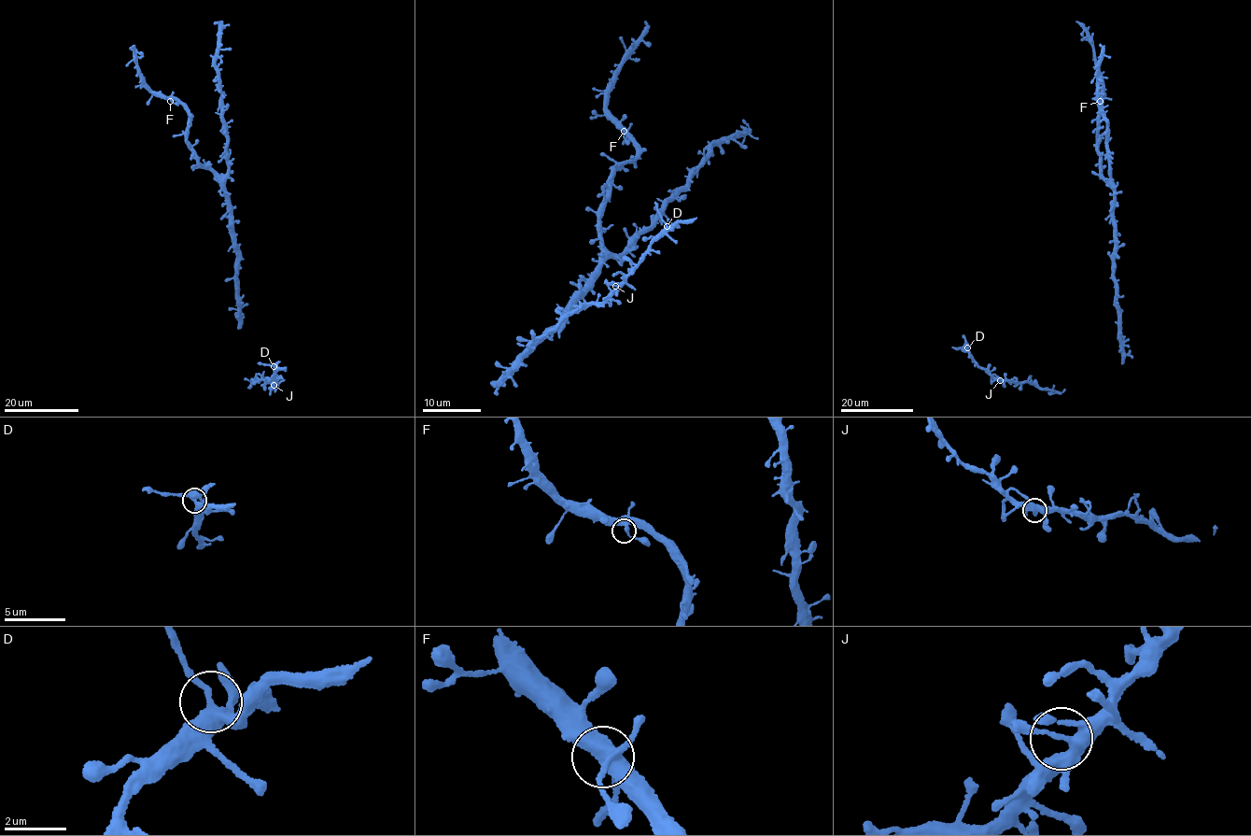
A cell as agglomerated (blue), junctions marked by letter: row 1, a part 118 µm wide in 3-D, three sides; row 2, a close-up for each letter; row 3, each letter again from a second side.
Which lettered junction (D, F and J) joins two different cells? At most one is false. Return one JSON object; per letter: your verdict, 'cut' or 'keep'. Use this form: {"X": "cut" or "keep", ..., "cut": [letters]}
{"D": "cut", "F": "keep", "J": "keep", "cut": ["D"]}

